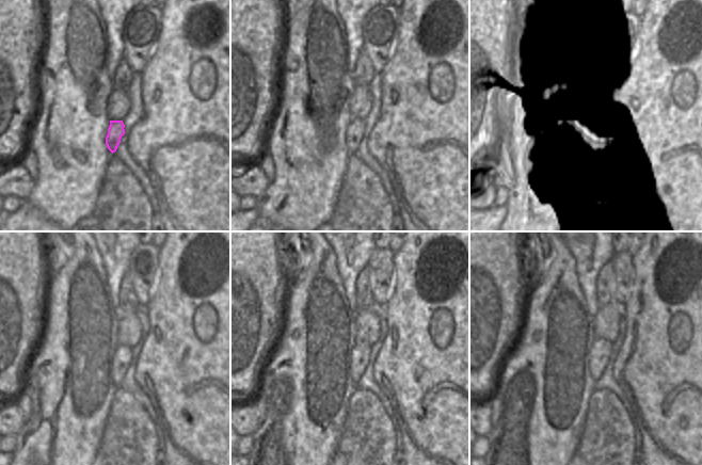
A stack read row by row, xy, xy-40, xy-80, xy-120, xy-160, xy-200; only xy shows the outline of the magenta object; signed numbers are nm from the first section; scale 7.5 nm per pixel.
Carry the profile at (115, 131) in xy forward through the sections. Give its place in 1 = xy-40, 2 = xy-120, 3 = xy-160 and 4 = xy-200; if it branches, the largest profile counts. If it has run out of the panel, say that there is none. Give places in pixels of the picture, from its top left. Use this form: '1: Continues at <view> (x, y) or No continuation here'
1: Continues at xy-40 (356, 127)
2: Continues at xy-120 (123, 357)
3: Continues at xy-160 (361, 353)
4: Continues at xy-200 (601, 349).

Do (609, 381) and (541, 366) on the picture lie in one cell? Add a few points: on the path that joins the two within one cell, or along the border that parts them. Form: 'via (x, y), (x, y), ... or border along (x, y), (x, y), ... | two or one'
border along (595, 382), (593, 388) | two

